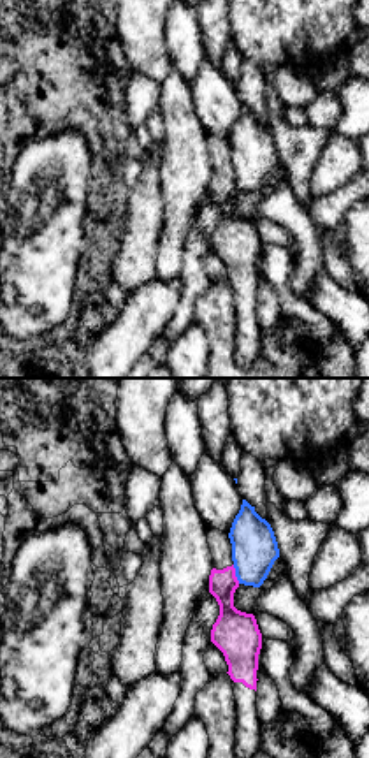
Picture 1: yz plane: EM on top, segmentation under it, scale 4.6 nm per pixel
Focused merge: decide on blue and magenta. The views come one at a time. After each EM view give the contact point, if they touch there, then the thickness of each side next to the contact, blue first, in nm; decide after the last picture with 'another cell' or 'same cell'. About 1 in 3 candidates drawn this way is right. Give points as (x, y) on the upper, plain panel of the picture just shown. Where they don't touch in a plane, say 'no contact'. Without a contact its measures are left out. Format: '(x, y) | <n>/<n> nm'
(236, 180) | 200/170 nm

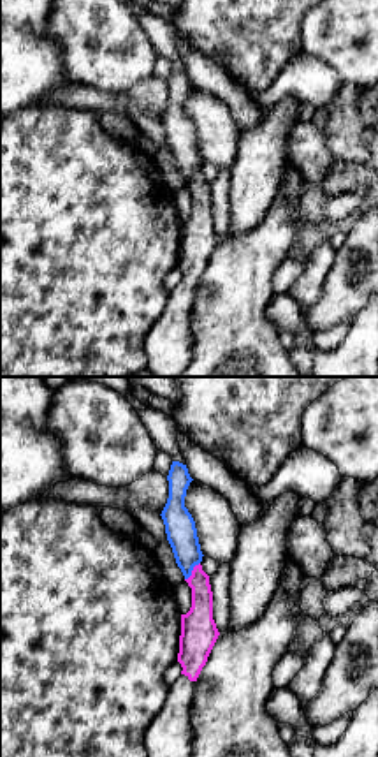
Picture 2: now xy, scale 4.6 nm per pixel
(192, 175) | 140/150 nm

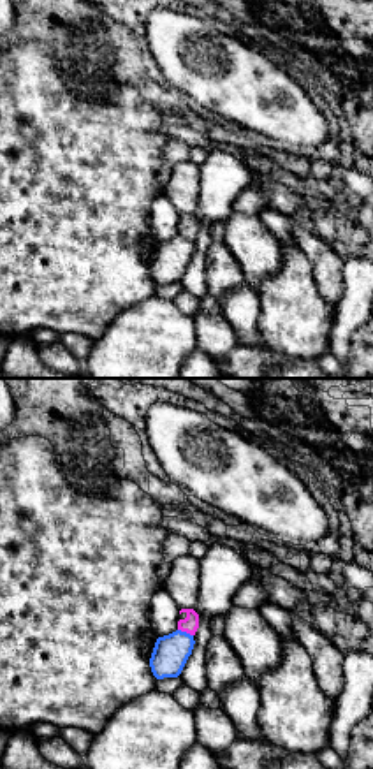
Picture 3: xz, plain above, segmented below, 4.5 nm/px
(185, 238) | 160/80 nm

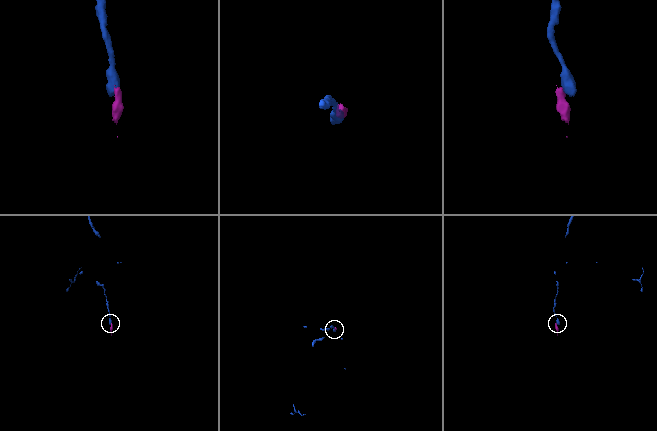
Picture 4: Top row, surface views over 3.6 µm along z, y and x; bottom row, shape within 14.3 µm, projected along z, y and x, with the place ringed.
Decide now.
another cell

